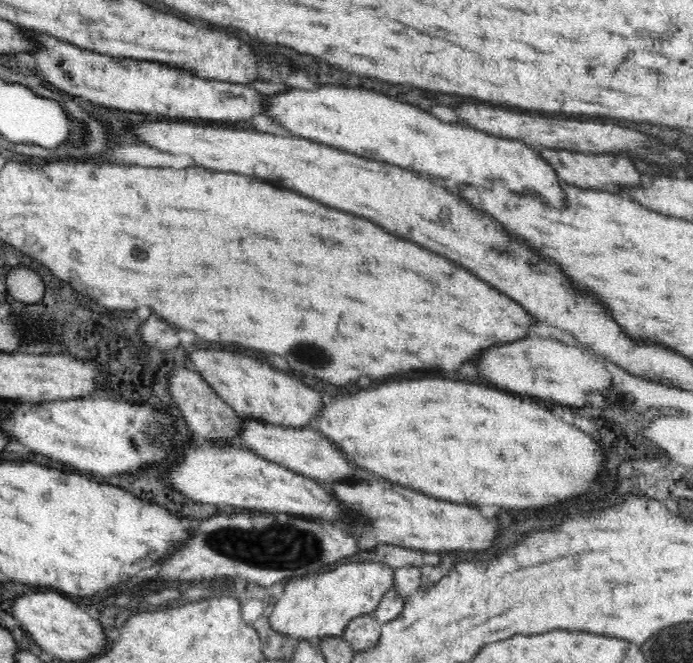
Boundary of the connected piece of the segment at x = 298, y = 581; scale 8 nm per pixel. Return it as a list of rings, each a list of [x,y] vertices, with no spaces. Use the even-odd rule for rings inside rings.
[[[352,562],[336,566],[330,572],[312,574],[308,577],[294,578],[290,580],[284,589],[283,596],[275,600],[275,606],[268,621],[272,629],[292,639],[292,643],[306,639],[318,644],[322,637],[342,637],[346,625],[357,616],[370,614],[376,610],[380,600],[388,590],[393,588],[395,570],[388,564],[380,562]]]

